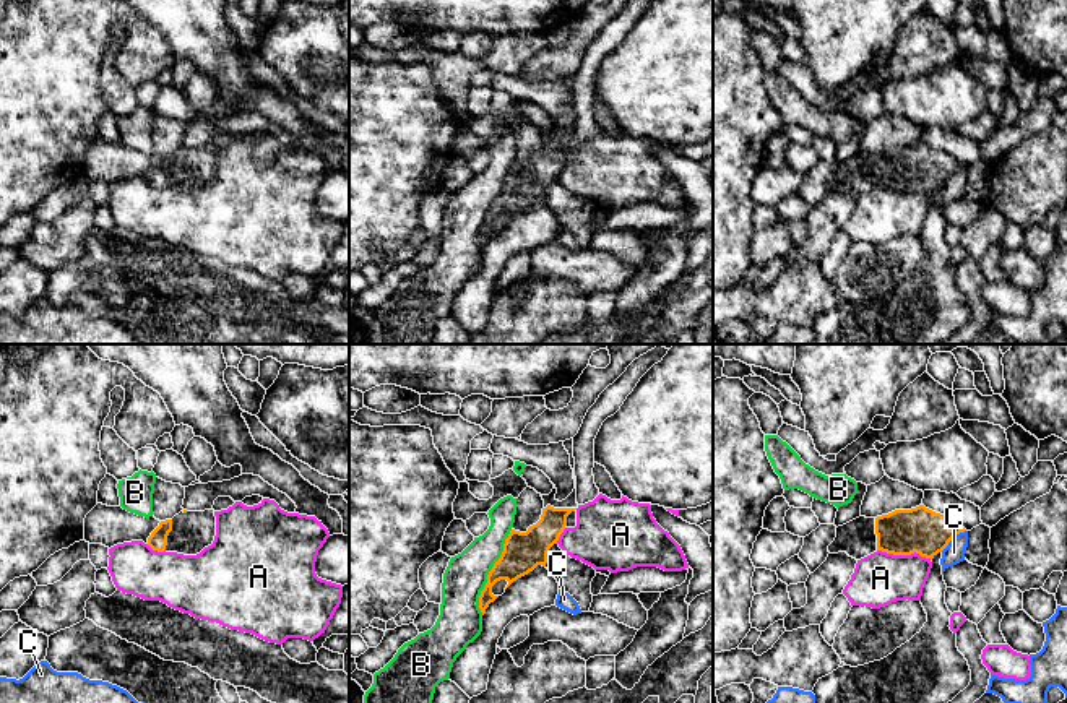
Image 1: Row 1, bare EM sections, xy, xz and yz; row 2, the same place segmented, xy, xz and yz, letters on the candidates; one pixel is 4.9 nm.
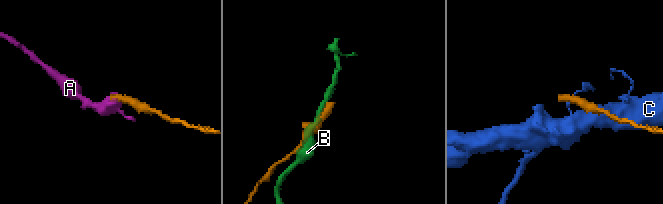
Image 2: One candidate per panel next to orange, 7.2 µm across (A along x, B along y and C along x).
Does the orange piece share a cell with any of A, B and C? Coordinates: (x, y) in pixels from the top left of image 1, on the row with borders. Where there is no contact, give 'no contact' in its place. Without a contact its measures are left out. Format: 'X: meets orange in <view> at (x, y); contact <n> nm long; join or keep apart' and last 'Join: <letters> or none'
A: meets orange in yz at (905, 554); contact 280 nm long; keep apart
B: meets orange in xz at (489, 572); contact 460 nm long; keep apart
C: meets orange in yz at (952, 538); contact 170 nm long; keep apart
Join: none

